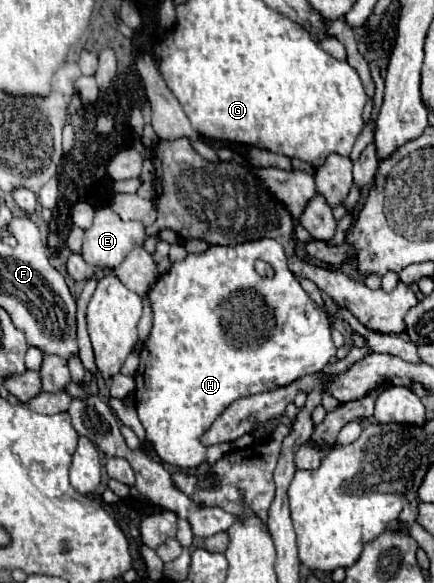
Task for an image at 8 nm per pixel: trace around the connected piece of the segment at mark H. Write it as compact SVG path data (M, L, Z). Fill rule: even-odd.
M260 239L260 241L250 241L250 243L242 243L242 245L234 245L234 247L220 247L220 245L212 245L206 253L202 255L188 255L184 261L178 261L172 265L170 273L160 277L154 287L152 293L148 293L152 297L152 311L154 311L154 325L152 331L144 343L144 349L140 351L140 369L136 373L136 391L134 391L134 399L136 399L136 411L138 417L146 429L146 437L152 441L154 451L158 453L158 457L170 465L178 465L180 469L196 469L202 461L204 461L204 453L206 447L198 441L200 435L214 423L214 419L236 399L246 397L246 395L256 395L258 391L270 391L276 387L286 387L288 383L296 381L298 377L304 375L312 375L318 373L320 369L324 369L324 365L328 365L328 361L336 355L336 347L332 343L332 329L330 329L330 321L324 309L320 309L308 295L306 291L300 287L296 275L288 269L286 265L286 257L284 257L284 249L278 241L274 239ZM262 259L266 263L270 263L274 267L274 277L260 277L254 271L254 263Z

